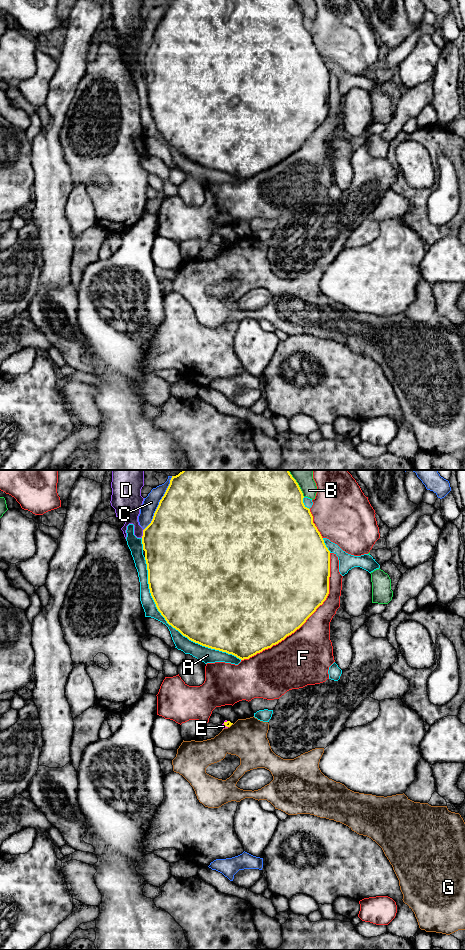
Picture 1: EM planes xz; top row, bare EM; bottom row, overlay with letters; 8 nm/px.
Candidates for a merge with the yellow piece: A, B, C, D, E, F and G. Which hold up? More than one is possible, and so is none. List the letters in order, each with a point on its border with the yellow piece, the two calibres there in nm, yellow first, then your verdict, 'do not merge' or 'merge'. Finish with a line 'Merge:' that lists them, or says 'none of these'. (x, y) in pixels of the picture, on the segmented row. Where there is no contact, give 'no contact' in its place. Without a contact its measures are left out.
A: contact xz (172, 626); calibres 500 and 120 nm; do not merge
B: contact xz (297, 483); calibres 500 and 180 nm; do not merge
C: contact xz (159, 503); calibres 500 and 120 nm; do not merge
D: contact xz (143, 533); calibres 480 and 220 nm; do not merge
E: contact xz (224, 724); calibres 50 and 40 nm; do not merge
F: contact xz (307, 618); calibres 500 and 380 nm; do not merge
G: contact xz (230, 725); calibres 50 and 320 nm; do not merge
Merge: none of these

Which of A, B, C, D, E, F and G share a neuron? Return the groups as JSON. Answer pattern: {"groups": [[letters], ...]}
{"groups": [["A"], ["B"], ["C"], ["D"], ["E"], ["F"], ["G"]]}

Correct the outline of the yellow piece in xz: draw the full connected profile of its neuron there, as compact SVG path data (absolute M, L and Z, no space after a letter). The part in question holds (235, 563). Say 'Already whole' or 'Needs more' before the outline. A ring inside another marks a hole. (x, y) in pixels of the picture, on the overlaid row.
Already whole. M183 470L178 475L172 476L170 484L154 513L153 519L151 523L143 530L142 536L143 550L145 551L145 560L148 570L148 584L150 593L158 611L165 618L167 623L189 640L211 649L232 654L241 660L249 659L257 653L271 648L273 645L278 644L287 636L299 629L326 600L329 594L330 577L330 551L326 547L320 532L313 523L313 516L310 509L304 505L303 498L303 493L296 480L290 474L289 470Z

